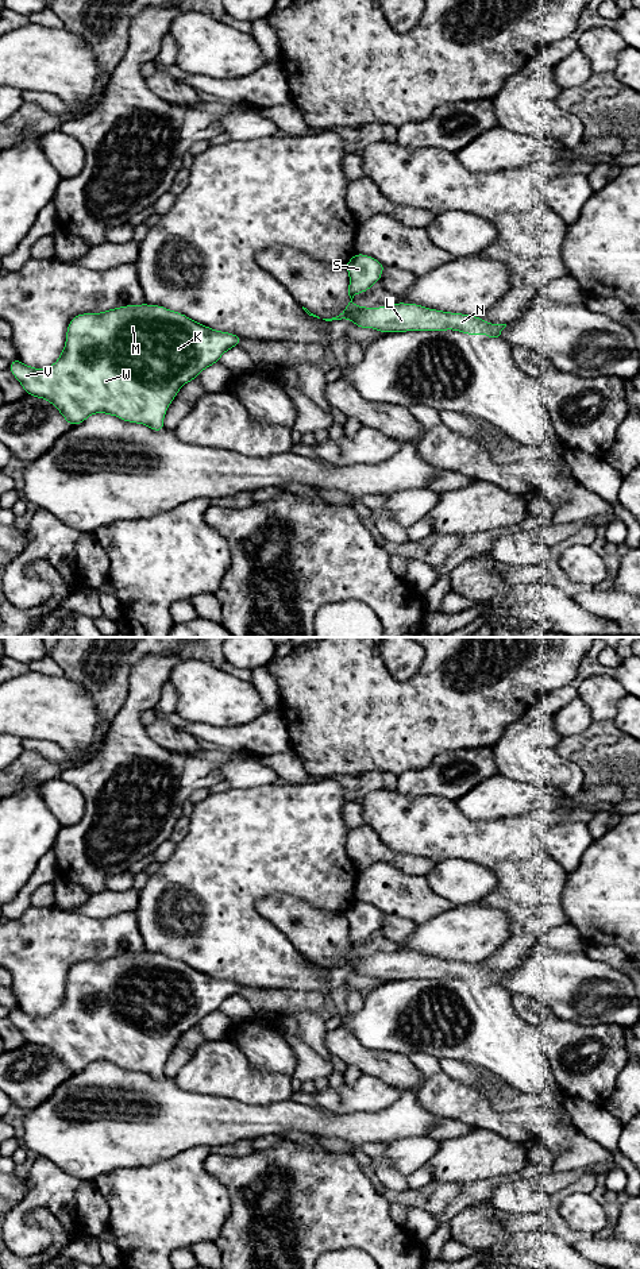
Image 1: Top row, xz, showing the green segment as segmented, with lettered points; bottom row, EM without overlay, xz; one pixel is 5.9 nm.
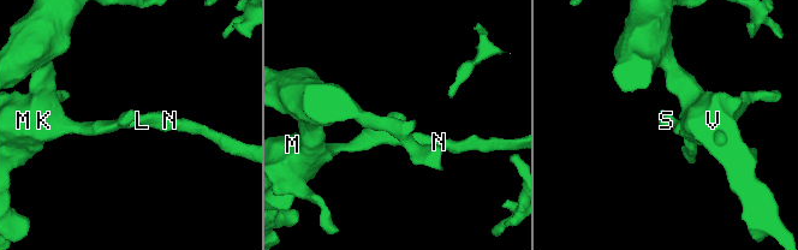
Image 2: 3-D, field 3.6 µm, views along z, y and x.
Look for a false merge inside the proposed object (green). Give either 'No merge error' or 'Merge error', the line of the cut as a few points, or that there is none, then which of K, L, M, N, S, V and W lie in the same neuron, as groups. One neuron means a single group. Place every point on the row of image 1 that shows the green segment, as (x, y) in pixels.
No merge error. No split. Groups: K L M N S V W

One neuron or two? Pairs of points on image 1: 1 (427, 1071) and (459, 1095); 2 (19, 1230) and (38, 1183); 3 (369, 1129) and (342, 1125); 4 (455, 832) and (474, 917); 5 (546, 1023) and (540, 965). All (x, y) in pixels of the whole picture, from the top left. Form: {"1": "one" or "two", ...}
{"1": "two", "2": "one", "3": "one", "4": "two", "5": "two"}

